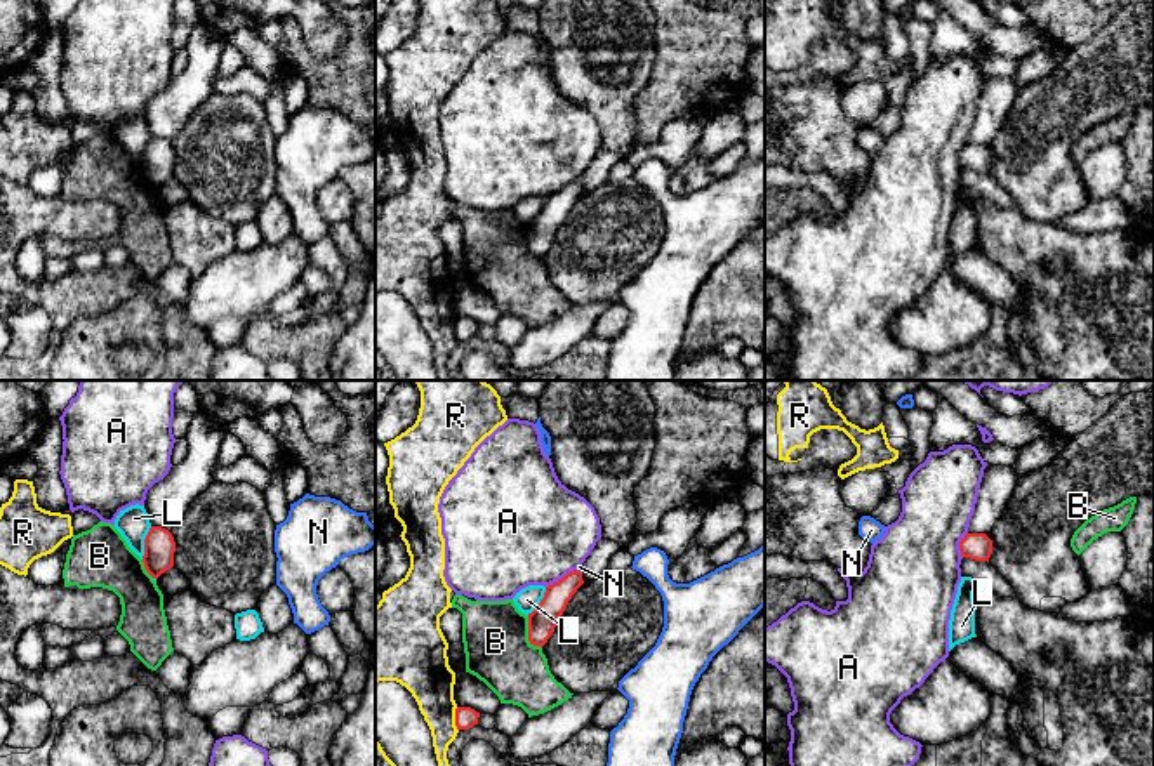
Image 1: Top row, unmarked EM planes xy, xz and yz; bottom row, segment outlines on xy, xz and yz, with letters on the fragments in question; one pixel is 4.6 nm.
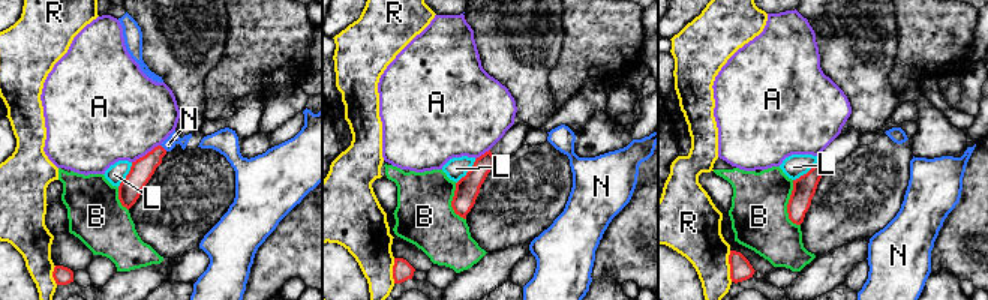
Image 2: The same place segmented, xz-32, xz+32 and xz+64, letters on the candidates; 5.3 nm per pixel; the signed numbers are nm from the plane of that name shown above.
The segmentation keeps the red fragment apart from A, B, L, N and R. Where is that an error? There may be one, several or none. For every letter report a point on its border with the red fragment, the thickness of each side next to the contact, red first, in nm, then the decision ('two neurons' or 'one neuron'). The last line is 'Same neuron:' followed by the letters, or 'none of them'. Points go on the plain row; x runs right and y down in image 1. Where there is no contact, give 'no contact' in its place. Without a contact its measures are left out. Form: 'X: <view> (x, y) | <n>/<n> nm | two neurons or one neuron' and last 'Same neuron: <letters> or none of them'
A: xz (563, 188) | 130/480 nm | two neurons
B: xz (529, 245) | 130/300 nm | two neurons
L: xy (145, 153) | 140/150 nm | two neurons
N: xz (579, 183) | 120/20 nm | one neuron
R: xz (456, 330) | 100/220 nm | two neurons
Same neuron: N

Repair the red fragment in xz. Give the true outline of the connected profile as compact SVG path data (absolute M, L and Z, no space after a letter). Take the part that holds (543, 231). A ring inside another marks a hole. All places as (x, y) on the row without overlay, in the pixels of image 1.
M574 181L558 193L546 198L541 214L532 224L528 224L530 255L542 259L547 254L554 243L558 229L563 226L568 212L582 195L582 184Z

